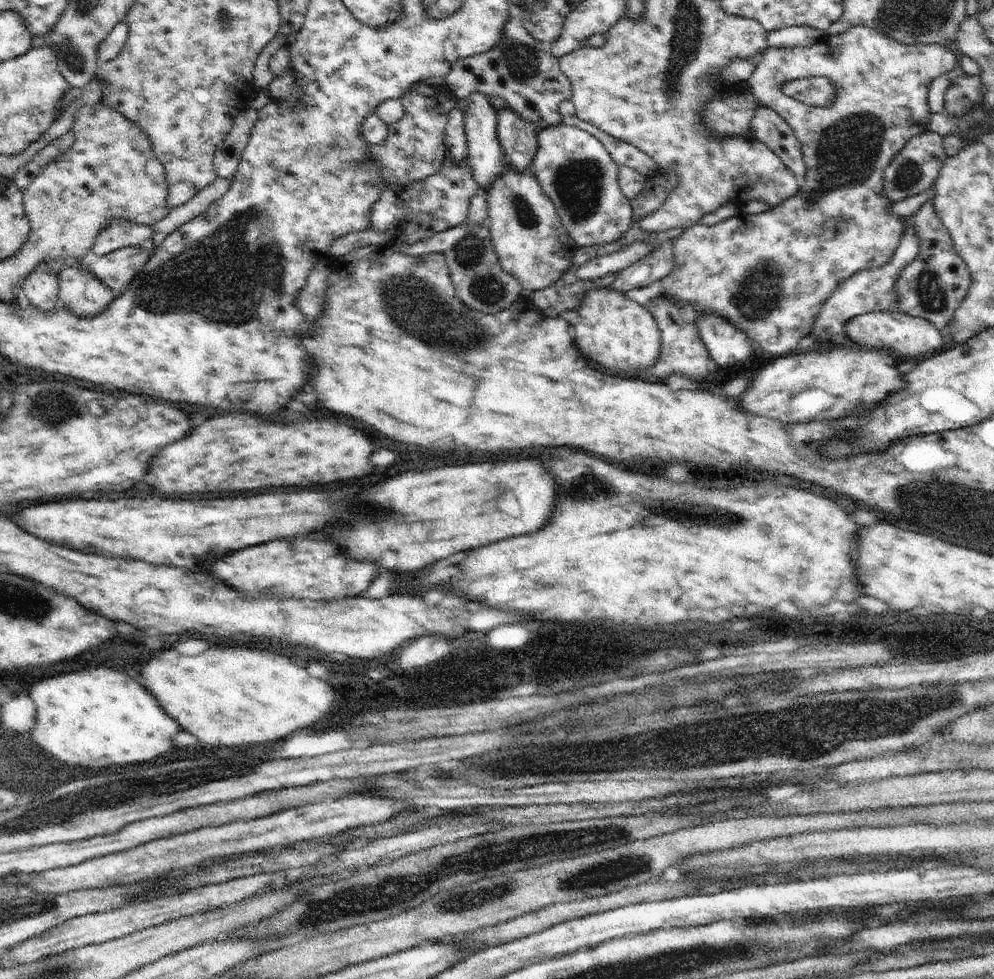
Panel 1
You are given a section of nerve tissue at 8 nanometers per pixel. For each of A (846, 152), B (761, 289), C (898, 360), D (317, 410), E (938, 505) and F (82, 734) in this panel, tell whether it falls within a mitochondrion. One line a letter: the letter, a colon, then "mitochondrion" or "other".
A: mitochondrion
B: mitochondrion
C: other
D: other
E: mitochondrion
F: other

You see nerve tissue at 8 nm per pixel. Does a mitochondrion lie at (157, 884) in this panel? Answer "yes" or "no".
no

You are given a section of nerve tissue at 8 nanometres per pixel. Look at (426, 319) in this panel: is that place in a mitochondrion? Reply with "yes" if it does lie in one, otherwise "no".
yes

